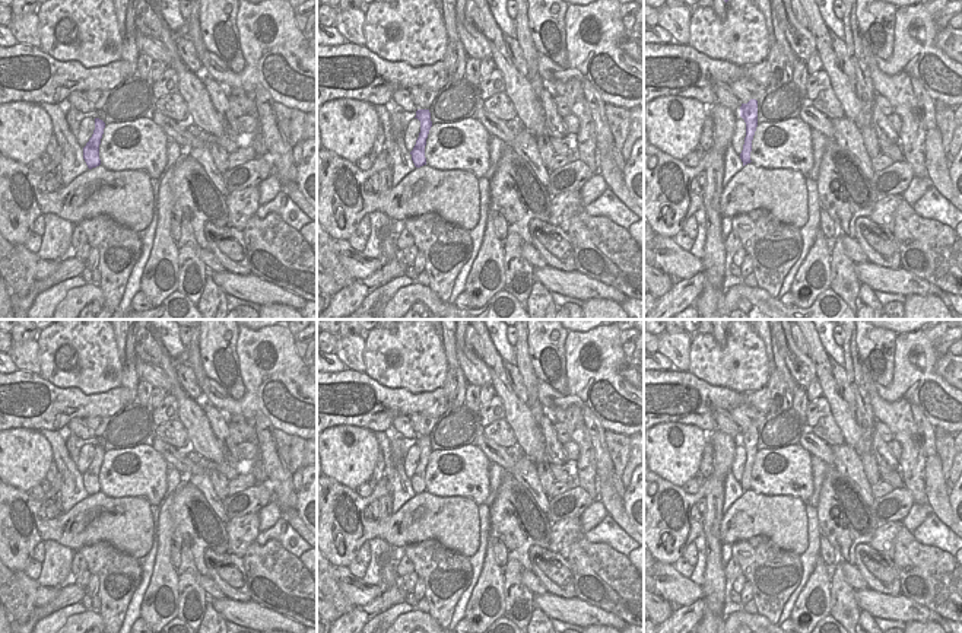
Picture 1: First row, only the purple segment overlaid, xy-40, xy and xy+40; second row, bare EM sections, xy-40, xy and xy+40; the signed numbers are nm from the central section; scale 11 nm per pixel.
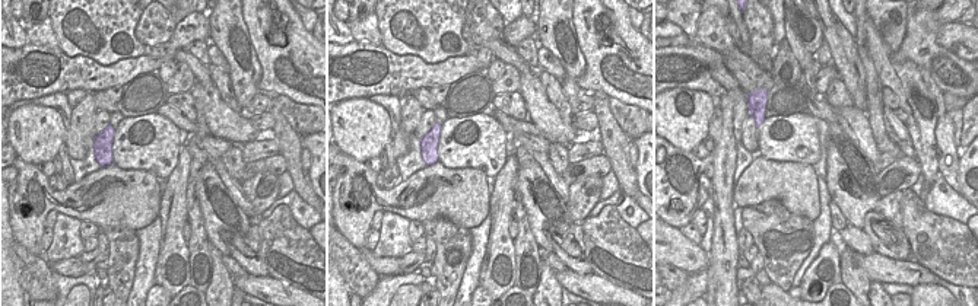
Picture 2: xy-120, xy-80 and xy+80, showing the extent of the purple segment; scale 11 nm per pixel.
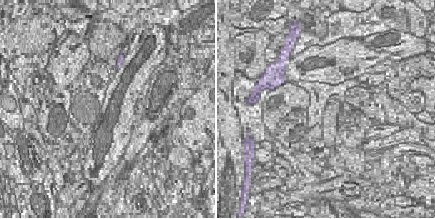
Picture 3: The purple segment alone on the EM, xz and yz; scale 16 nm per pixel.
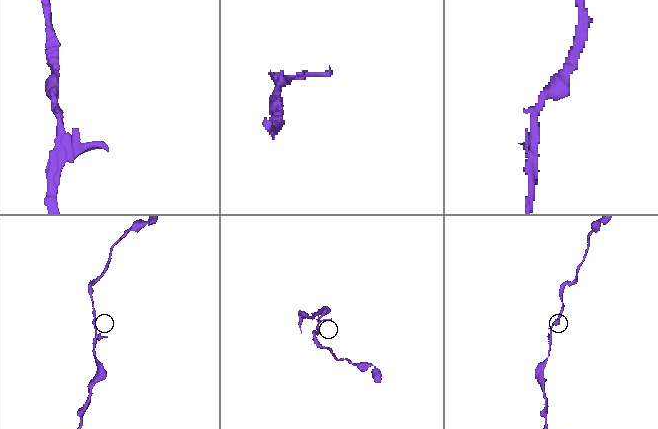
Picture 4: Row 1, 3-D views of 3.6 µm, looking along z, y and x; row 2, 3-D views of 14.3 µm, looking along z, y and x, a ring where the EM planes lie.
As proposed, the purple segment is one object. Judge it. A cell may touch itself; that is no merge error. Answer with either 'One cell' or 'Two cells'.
One cell.

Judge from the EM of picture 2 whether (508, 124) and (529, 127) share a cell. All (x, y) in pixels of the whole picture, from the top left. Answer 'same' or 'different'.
same

